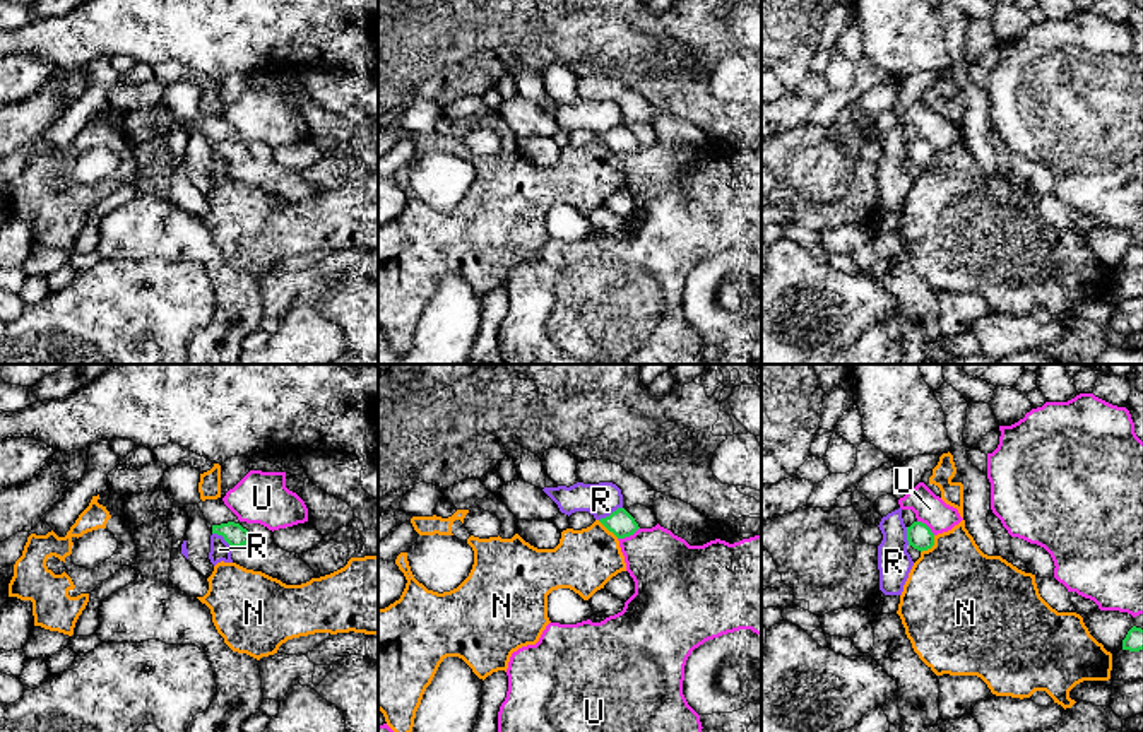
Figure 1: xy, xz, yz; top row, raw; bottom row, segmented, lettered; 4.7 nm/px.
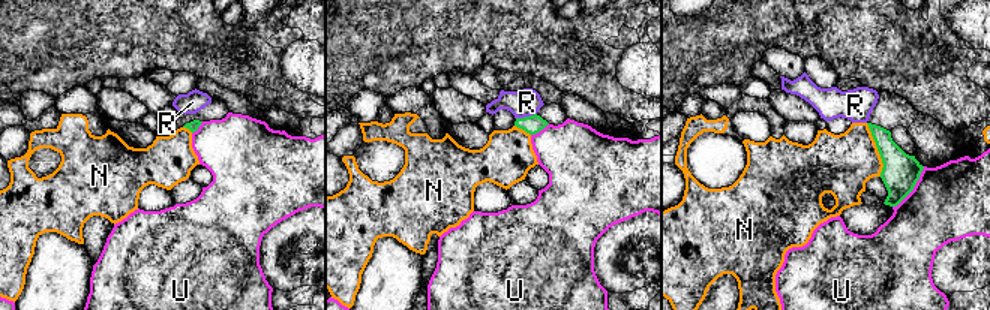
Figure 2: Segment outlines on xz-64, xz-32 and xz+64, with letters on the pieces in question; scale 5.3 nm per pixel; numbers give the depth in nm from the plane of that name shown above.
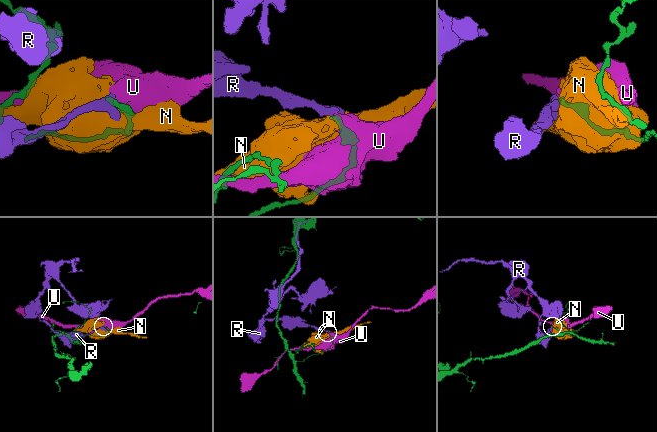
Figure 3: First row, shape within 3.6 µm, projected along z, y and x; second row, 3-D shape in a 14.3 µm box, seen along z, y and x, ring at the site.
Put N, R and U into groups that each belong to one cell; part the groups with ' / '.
N / R / U

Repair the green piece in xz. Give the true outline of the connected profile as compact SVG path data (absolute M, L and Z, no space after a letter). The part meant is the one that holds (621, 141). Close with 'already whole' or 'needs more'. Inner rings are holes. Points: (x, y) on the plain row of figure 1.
M618 125L609 133L599 137L618 156L633 152L640 144L635 135L625 127Z; already whole

